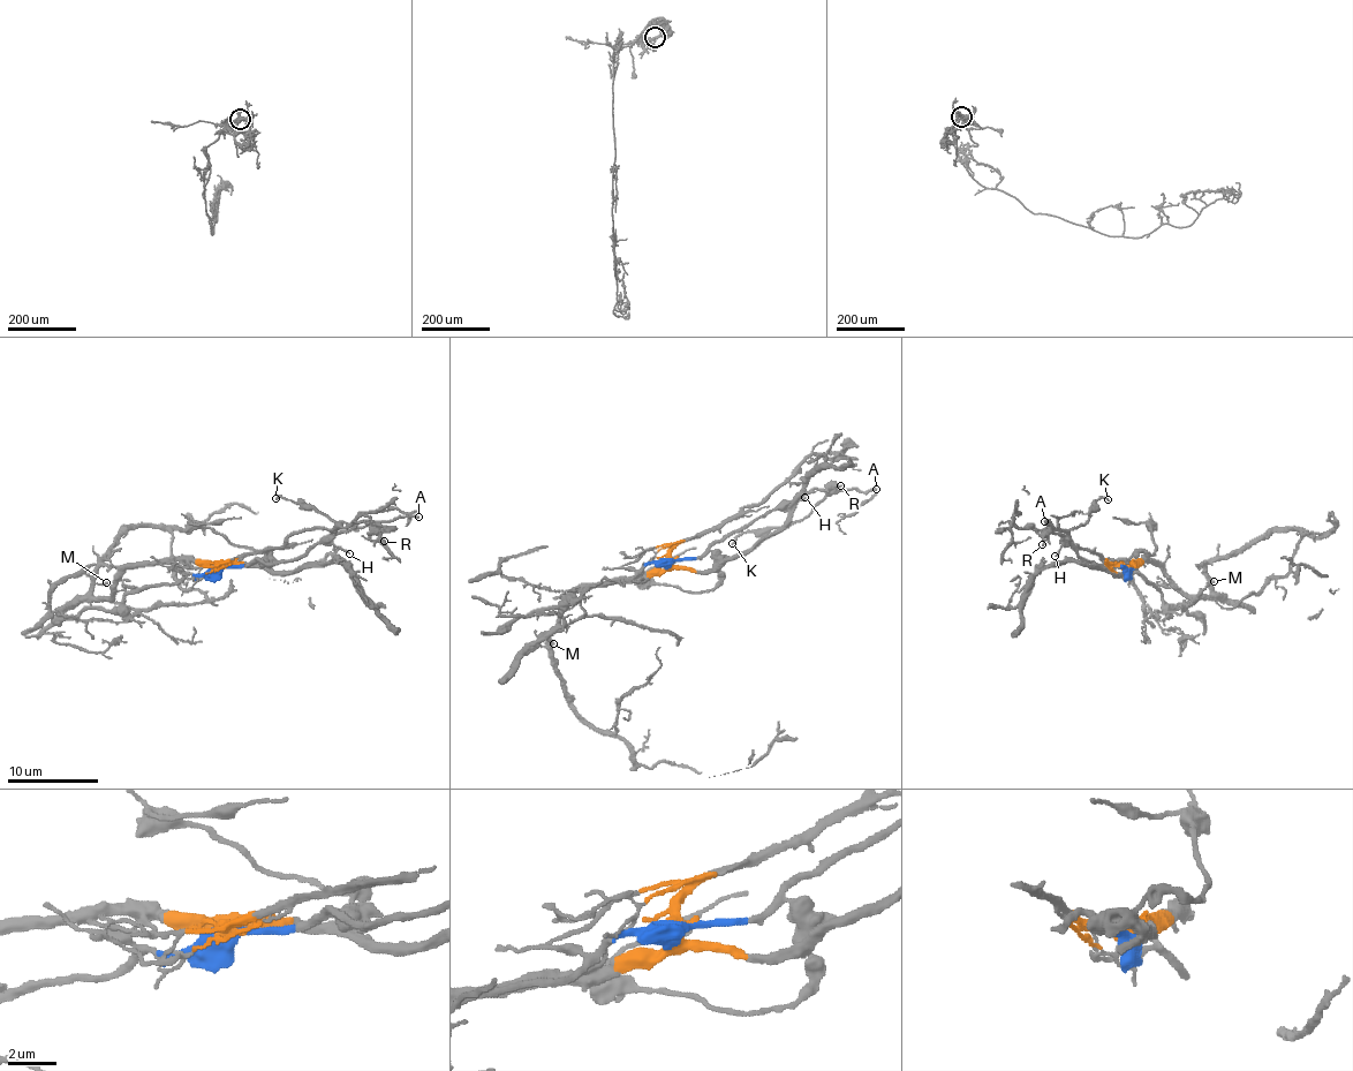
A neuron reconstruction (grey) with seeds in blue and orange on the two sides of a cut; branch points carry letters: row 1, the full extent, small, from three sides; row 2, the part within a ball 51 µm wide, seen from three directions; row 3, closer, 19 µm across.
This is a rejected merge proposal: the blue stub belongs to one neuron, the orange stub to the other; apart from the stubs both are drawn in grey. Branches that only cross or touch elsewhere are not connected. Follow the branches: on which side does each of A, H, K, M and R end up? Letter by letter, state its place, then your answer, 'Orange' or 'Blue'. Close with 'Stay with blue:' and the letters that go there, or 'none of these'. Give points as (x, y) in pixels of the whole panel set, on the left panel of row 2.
A: Place: (418, 517). Blue
H: Place: (349, 553). Blue
K: Place: (276, 498). Blue
M: Place: (106, 582). Orange
R: Place: (384, 541). Blue
Stay with blue: A, H, K, R

